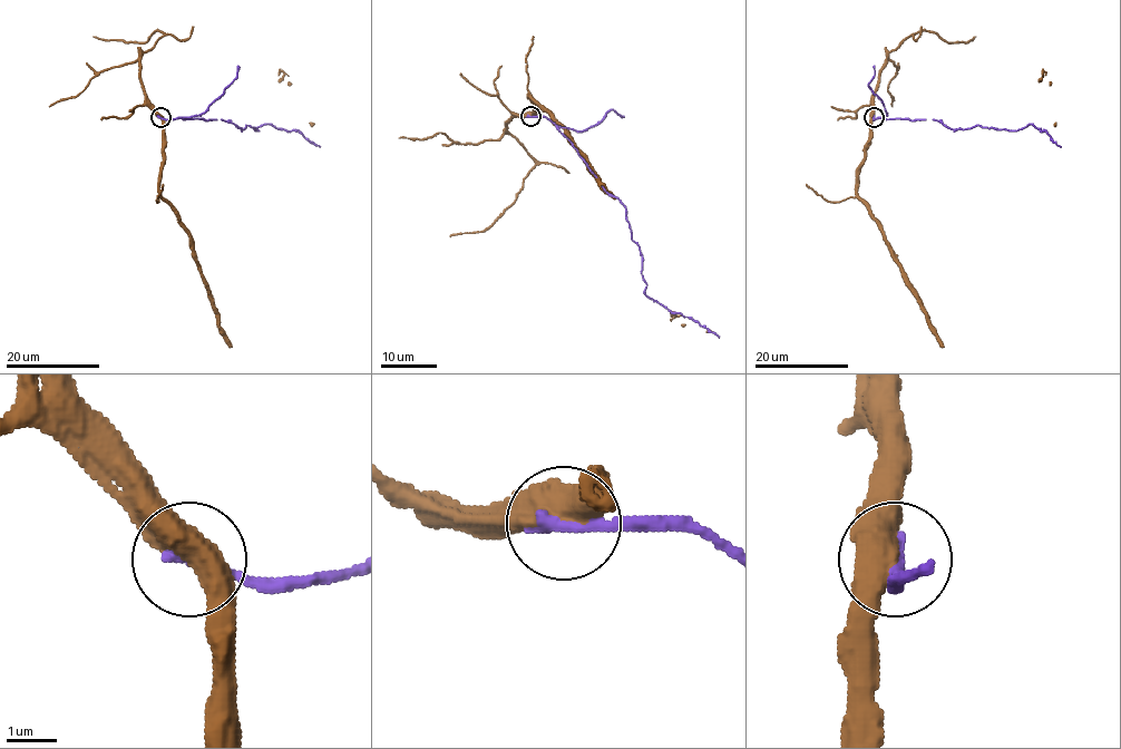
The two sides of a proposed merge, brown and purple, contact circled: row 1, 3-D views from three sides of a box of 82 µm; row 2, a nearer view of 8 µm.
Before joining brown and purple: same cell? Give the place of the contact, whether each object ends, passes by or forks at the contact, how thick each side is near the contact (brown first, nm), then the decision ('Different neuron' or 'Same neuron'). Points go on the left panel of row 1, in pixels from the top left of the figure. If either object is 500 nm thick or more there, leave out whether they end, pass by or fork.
Place: (161, 117). Thickness 500 nm (brown) against 280 nm. Same neuron

